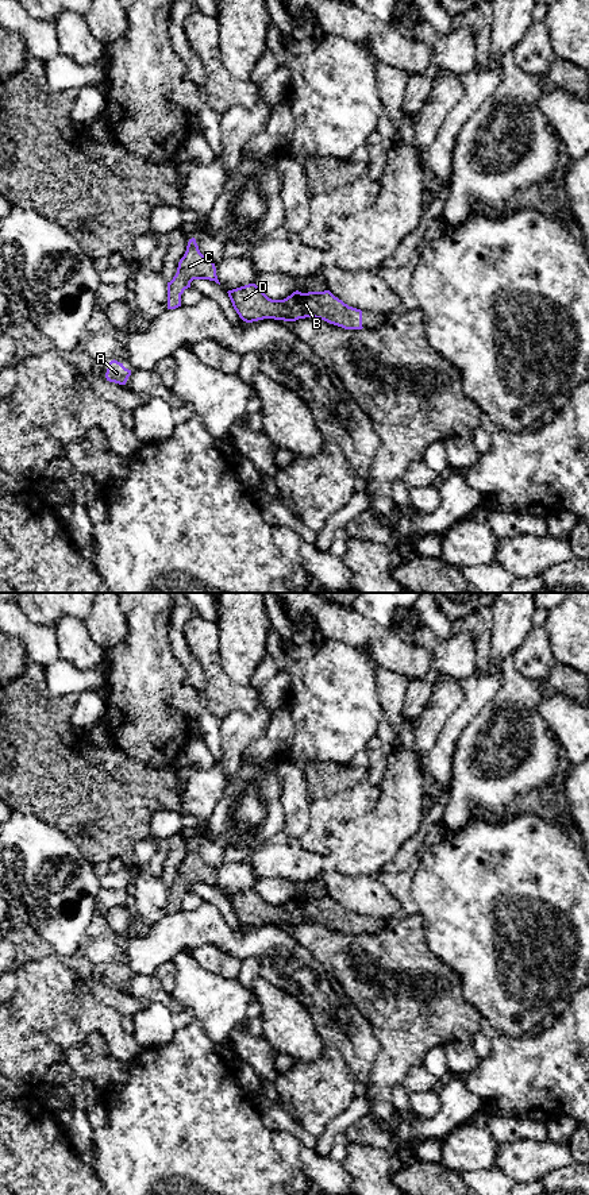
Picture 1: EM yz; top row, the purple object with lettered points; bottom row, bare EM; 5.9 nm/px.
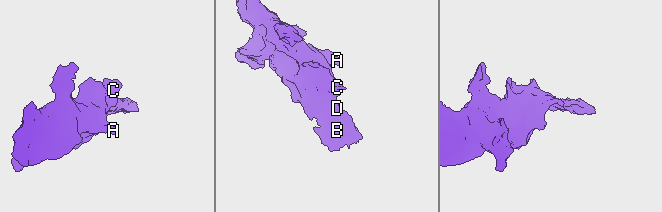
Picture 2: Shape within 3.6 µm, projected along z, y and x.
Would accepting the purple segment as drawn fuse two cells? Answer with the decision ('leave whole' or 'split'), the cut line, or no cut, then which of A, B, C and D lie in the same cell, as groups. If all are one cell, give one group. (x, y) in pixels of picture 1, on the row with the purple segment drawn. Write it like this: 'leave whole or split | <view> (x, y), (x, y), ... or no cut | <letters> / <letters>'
leave whole | no cut | A B C D

